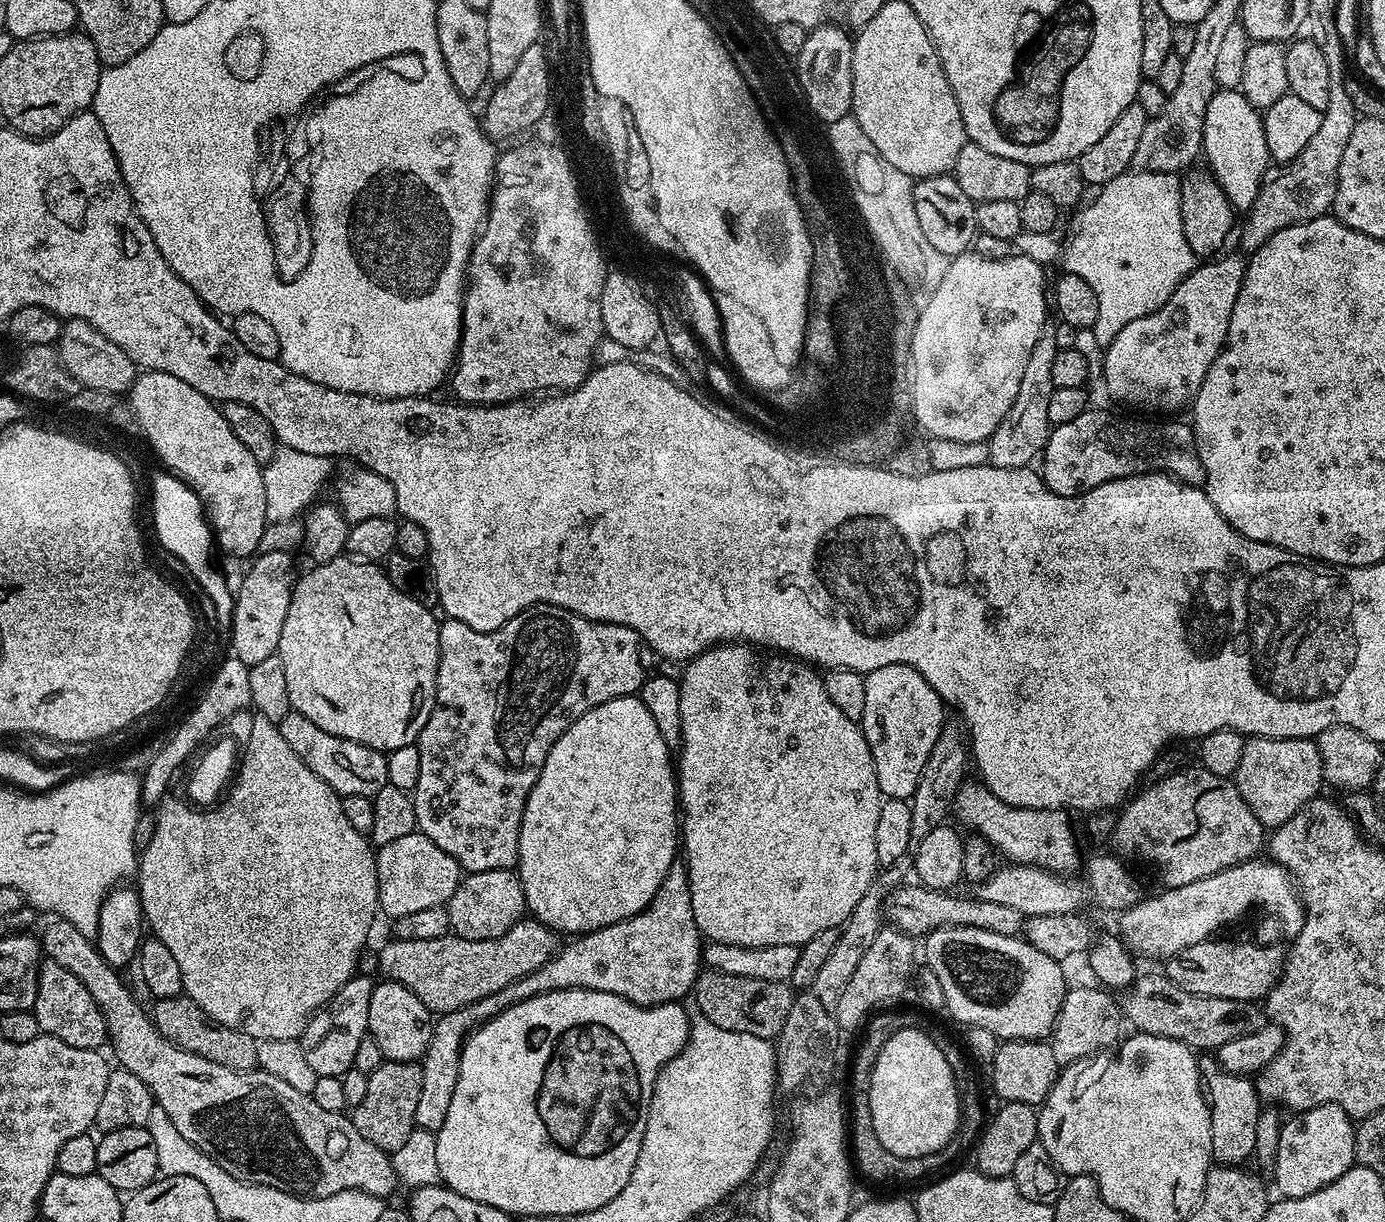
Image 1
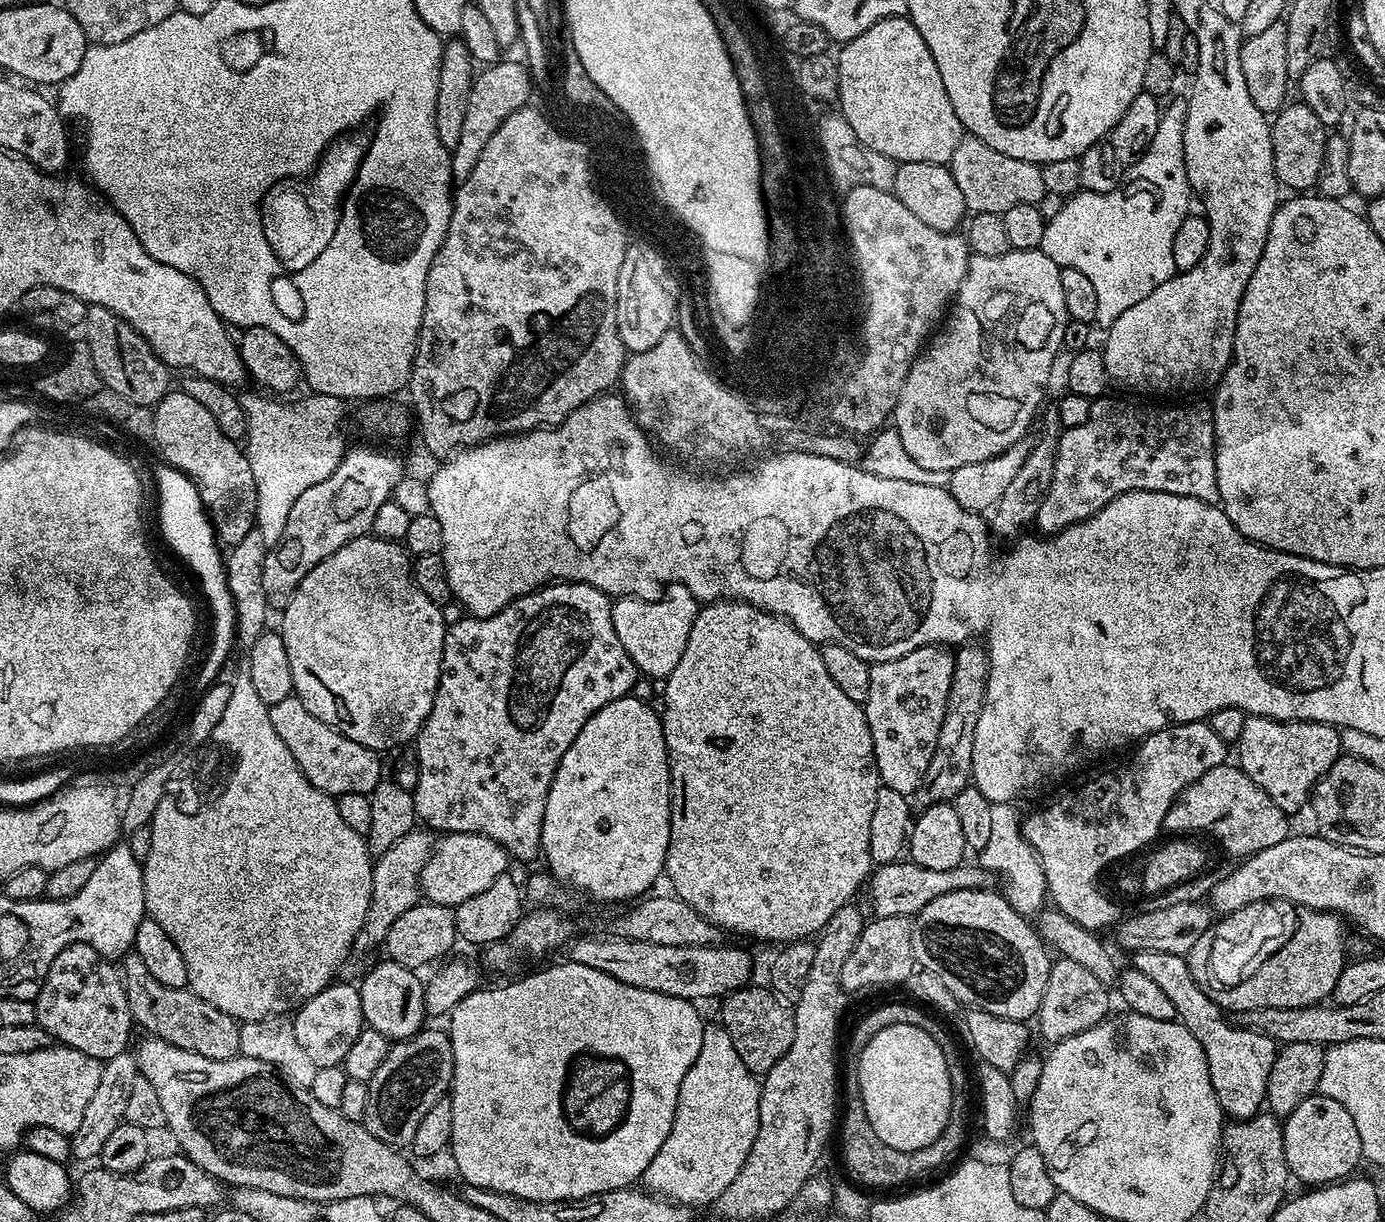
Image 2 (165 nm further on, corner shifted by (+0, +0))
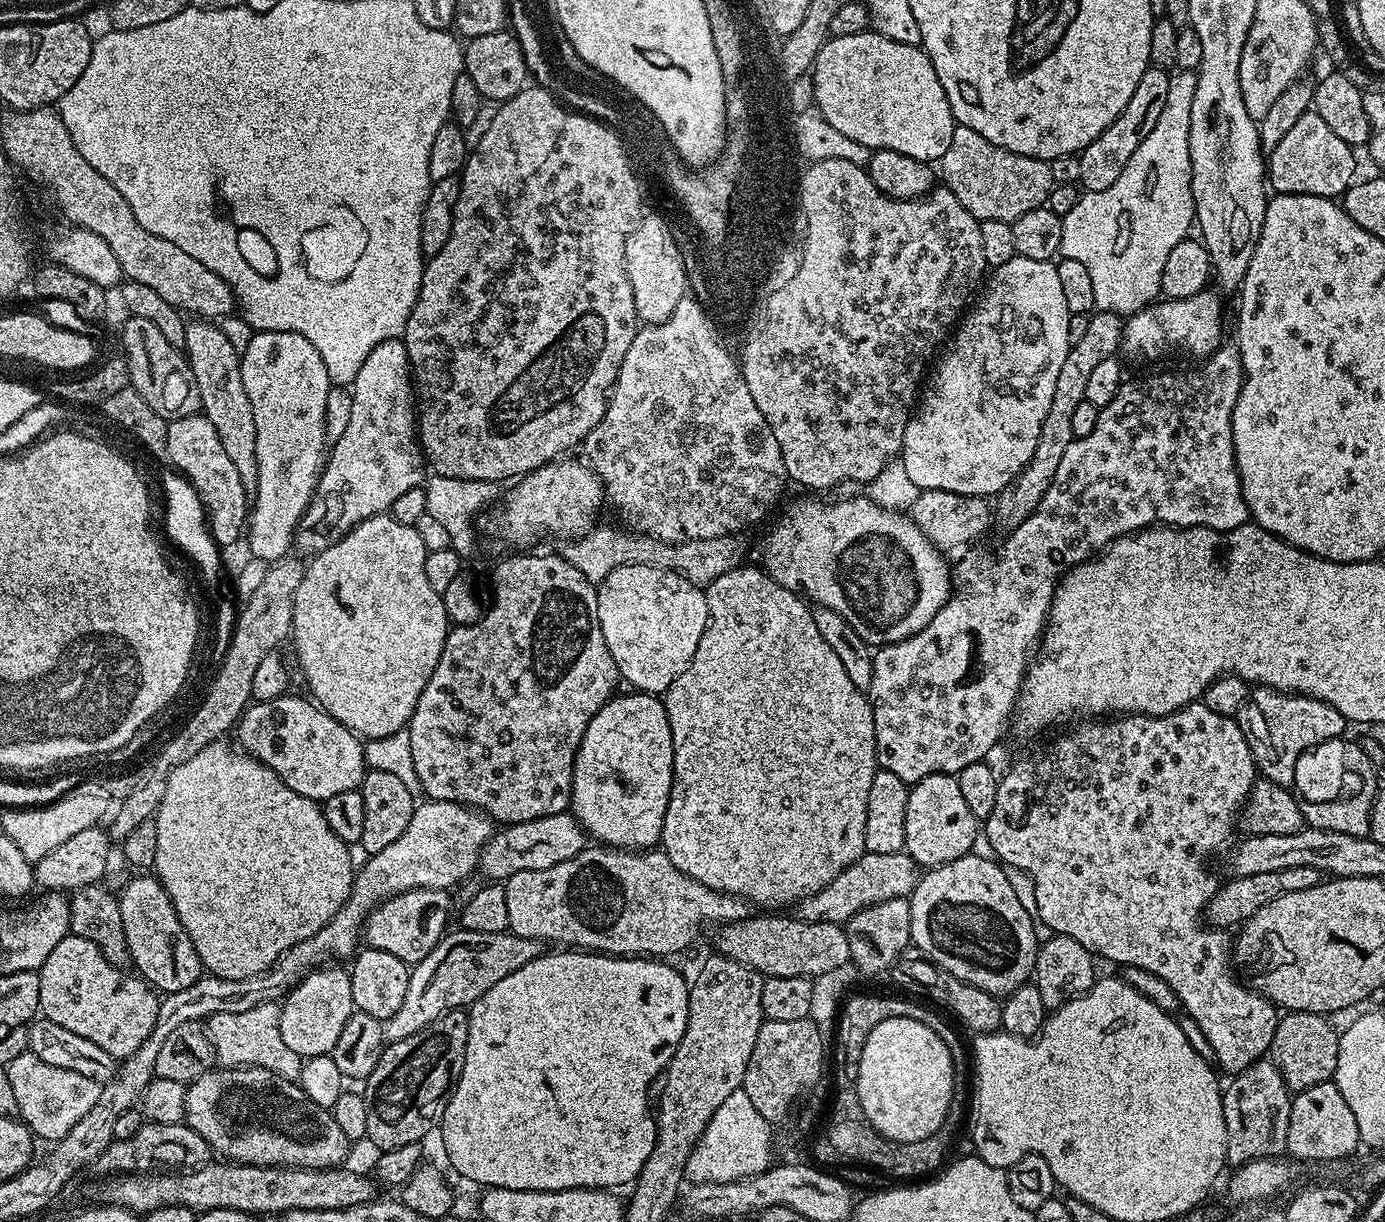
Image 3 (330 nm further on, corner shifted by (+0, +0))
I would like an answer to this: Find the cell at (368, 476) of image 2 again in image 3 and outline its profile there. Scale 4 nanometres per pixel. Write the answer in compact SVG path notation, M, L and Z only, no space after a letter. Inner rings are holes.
M403 339L378 342L378 346L366 354L366 362L362 362L362 370L358 370L350 391L353 398L350 422L334 440L333 448L331 445L320 481L316 484L316 494L296 527L294 548L304 558L326 550L366 518L385 515L403 492L421 487L426 480L426 461L418 439L418 412L414 407L412 366Z

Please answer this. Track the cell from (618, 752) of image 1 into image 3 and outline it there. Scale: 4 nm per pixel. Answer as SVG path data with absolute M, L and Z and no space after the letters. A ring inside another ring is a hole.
M632 691L628 696L613 695L607 704L590 718L586 734L574 758L572 802L570 811L593 841L617 850L652 850L660 844L666 806L670 802L674 742L664 701L659 695Z

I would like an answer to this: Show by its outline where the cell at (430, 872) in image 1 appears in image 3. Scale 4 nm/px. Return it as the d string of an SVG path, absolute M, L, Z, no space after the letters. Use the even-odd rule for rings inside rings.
M571 811L559 812L530 822L509 824L493 831L492 837L488 840L488 845L480 853L478 868L480 872L484 871L488 875L487 879L489 881L503 882L514 874L522 874L522 870L546 870L550 866L558 866L558 862L566 862L566 858L574 858L584 851L585 847L586 833L575 816L572 815Z

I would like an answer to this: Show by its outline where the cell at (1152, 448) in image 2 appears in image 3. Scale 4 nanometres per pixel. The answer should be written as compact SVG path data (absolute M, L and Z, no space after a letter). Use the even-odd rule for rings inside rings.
M1224 342L1207 357L1205 366L1201 372L1160 372L1157 376L1144 376L1141 380L1125 379L1124 385L1118 390L1118 394L1114 394L1114 402L1107 404L1105 408L1100 409L1098 414L1098 422L1094 422L1094 430L1090 430L1090 434L1078 436L1072 439L1070 446L1066 446L1066 454L1062 454L1062 462L1058 462L1058 474L1054 474L1054 482L1050 482L1050 490L1046 490L1046 494L1042 498L1042 502L1038 502L1038 506L1030 514L1030 518L1026 518L1026 522L1022 522L1017 528L1011 529L1007 533L1008 536L1000 544L1000 549L996 553L992 552L968 552L965 551L957 564L954 564L954 571L950 576L951 592L948 601L942 606L942 610L938 610L938 614L934 614L934 618L930 618L930 622L926 626L922 626L922 630L918 630L918 634L914 634L910 638L906 638L902 642L894 642L886 644L875 649L872 661L874 662L874 678L870 678L870 686L867 690L867 697L872 703L872 713L874 714L874 730L876 731L876 762L880 768L890 770L890 774L896 774L898 778L902 778L902 782L906 782L909 786L918 783L922 778L926 778L930 774L942 774L943 772L955 774L961 772L966 766L971 764L979 764L985 759L984 756L1000 739L1004 736L1004 731L1010 728L1010 721L1013 719L1016 710L1016 700L1020 697L1020 688L1024 684L1024 674L1028 670L1028 665L1033 659L1034 653L1037 651L1038 645L1044 634L1044 626L1048 623L1048 611L1052 609L1052 599L1056 593L1056 588L1065 572L1070 568L1083 564L1085 560L1091 560L1097 554L1104 551L1109 544L1118 536L1129 536L1132 532L1139 532L1142 528L1151 528L1153 526L1167 526L1170 528L1213 528L1219 532L1229 532L1238 526L1249 523L1248 507L1246 506L1246 498L1242 498L1242 486L1240 485L1240 475L1238 474L1238 466L1236 465L1236 455L1234 454L1234 438L1232 437L1232 415L1234 414L1234 402L1238 402L1238 394L1244 385L1244 367L1240 361L1240 349L1235 343Z

